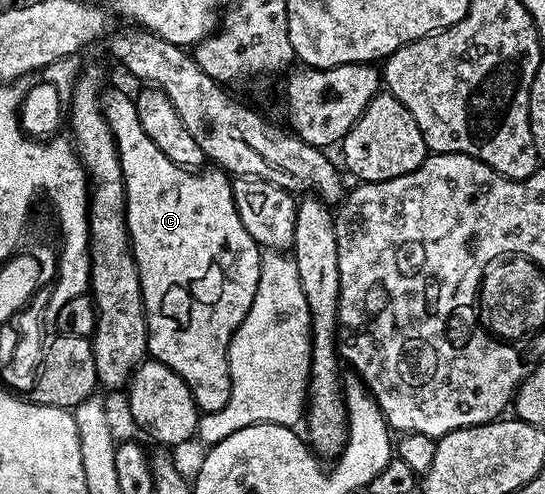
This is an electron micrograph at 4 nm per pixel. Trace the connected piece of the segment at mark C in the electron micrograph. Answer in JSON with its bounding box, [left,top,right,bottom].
[101,89,261,415]

